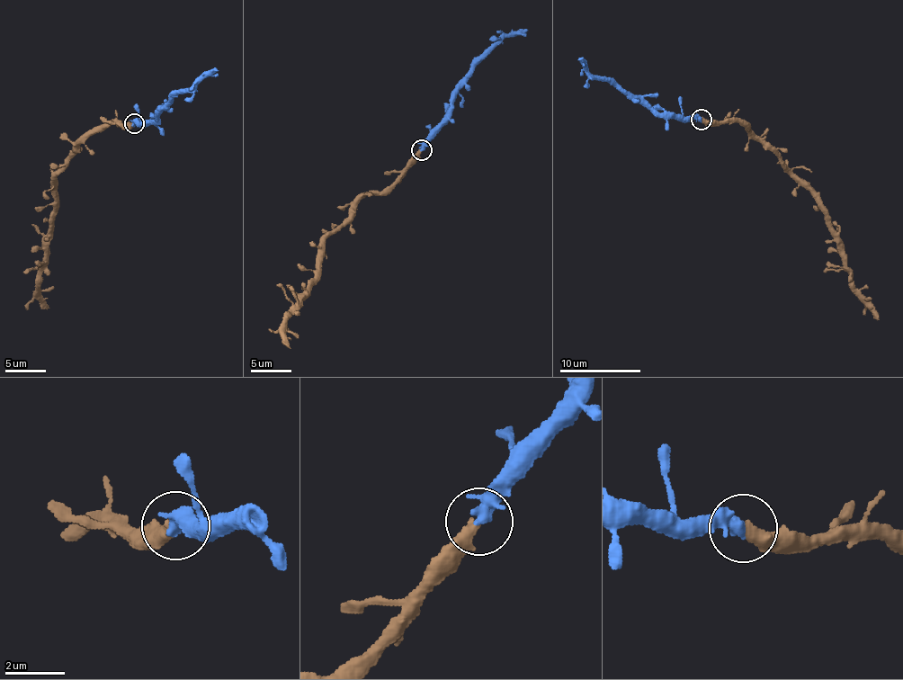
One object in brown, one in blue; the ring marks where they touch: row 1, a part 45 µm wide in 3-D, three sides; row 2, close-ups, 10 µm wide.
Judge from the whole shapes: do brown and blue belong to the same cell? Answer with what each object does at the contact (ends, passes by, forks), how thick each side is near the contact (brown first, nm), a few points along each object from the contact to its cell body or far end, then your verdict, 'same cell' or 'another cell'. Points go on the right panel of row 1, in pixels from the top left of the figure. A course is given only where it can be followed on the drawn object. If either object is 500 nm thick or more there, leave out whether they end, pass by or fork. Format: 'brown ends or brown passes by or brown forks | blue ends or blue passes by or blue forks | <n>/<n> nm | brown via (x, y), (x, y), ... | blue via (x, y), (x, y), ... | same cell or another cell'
brown ends | blue ends | 440/480 nm | brown via (702, 119), (733, 119), (746, 126), (746, 130), (791, 171), (822, 210), (854, 293), (877, 320) | blue via (701, 119), (679, 120), (664, 110), (649, 108), (610, 81), (598, 80), (587, 72), (578, 59) | same cell

